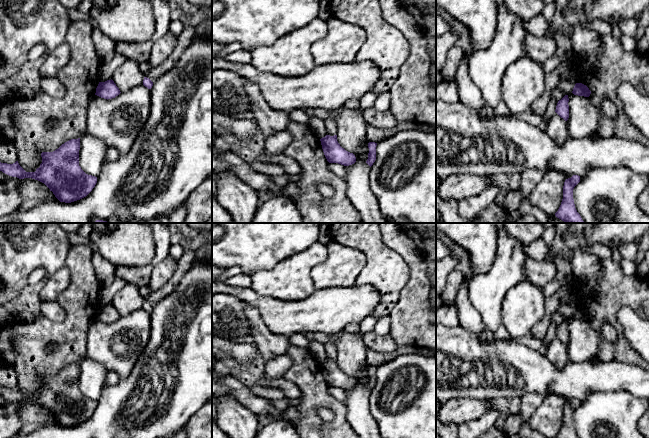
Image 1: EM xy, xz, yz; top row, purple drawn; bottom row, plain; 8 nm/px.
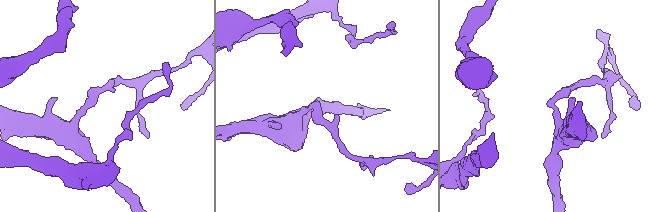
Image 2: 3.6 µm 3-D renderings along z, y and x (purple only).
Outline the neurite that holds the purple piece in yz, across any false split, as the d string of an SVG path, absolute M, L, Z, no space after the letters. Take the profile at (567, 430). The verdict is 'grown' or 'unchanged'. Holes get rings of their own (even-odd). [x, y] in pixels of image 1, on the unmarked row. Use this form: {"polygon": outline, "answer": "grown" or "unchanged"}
{"polygon": "M573 399L564 406L563 423L558 435L555 438L579 438L575 432L573 413L580 406L580 400Z", "answer": "unchanged"}

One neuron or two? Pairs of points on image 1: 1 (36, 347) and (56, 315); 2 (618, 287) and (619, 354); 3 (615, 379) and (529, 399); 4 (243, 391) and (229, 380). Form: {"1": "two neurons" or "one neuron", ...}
{"1": "two neurons", "2": "one neuron", "3": "two neurons", "4": "one neuron"}

